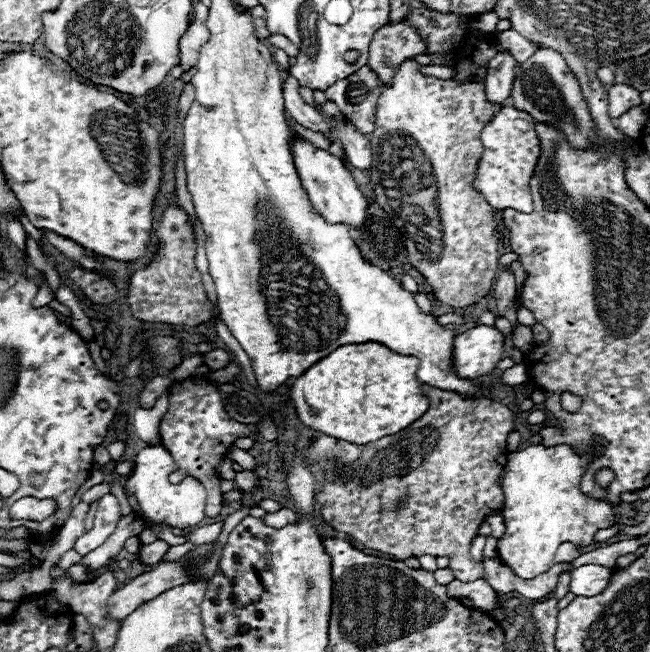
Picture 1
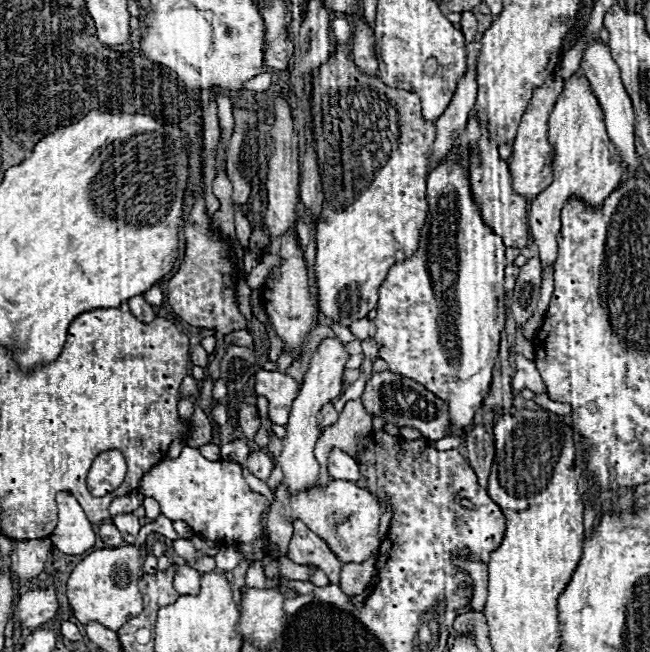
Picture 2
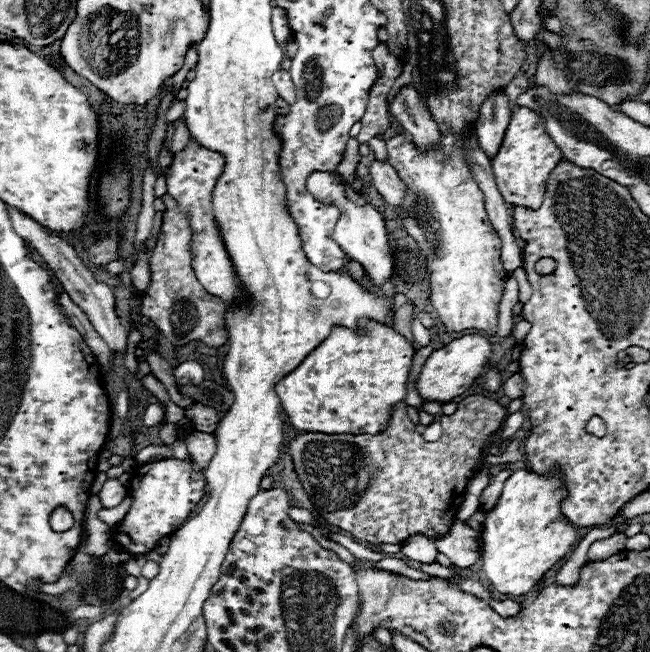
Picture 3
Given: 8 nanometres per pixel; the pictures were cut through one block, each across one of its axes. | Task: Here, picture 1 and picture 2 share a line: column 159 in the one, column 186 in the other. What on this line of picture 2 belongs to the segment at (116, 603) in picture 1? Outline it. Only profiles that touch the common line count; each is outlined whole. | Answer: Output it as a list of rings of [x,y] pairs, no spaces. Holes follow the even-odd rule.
[[[178,564],[176,576],[174,576],[174,588],[180,594],[196,596],[200,592],[200,572],[196,572],[194,568],[190,568],[186,564]]]

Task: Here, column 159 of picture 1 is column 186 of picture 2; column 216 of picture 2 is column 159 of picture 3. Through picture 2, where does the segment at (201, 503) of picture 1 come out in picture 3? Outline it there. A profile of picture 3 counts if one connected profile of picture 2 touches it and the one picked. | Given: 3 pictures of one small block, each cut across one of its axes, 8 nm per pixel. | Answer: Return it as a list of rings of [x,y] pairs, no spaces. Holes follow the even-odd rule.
[[[192,432],[186,438],[186,448],[190,458],[188,460],[160,460],[144,464],[136,470],[130,484],[130,496],[132,506],[124,520],[114,528],[114,542],[130,552],[130,554],[146,554],[156,544],[172,534],[184,520],[190,518],[190,514],[196,510],[198,502],[204,498],[204,484],[206,476],[202,470],[210,464],[214,452],[216,452],[216,438],[206,432]]]

